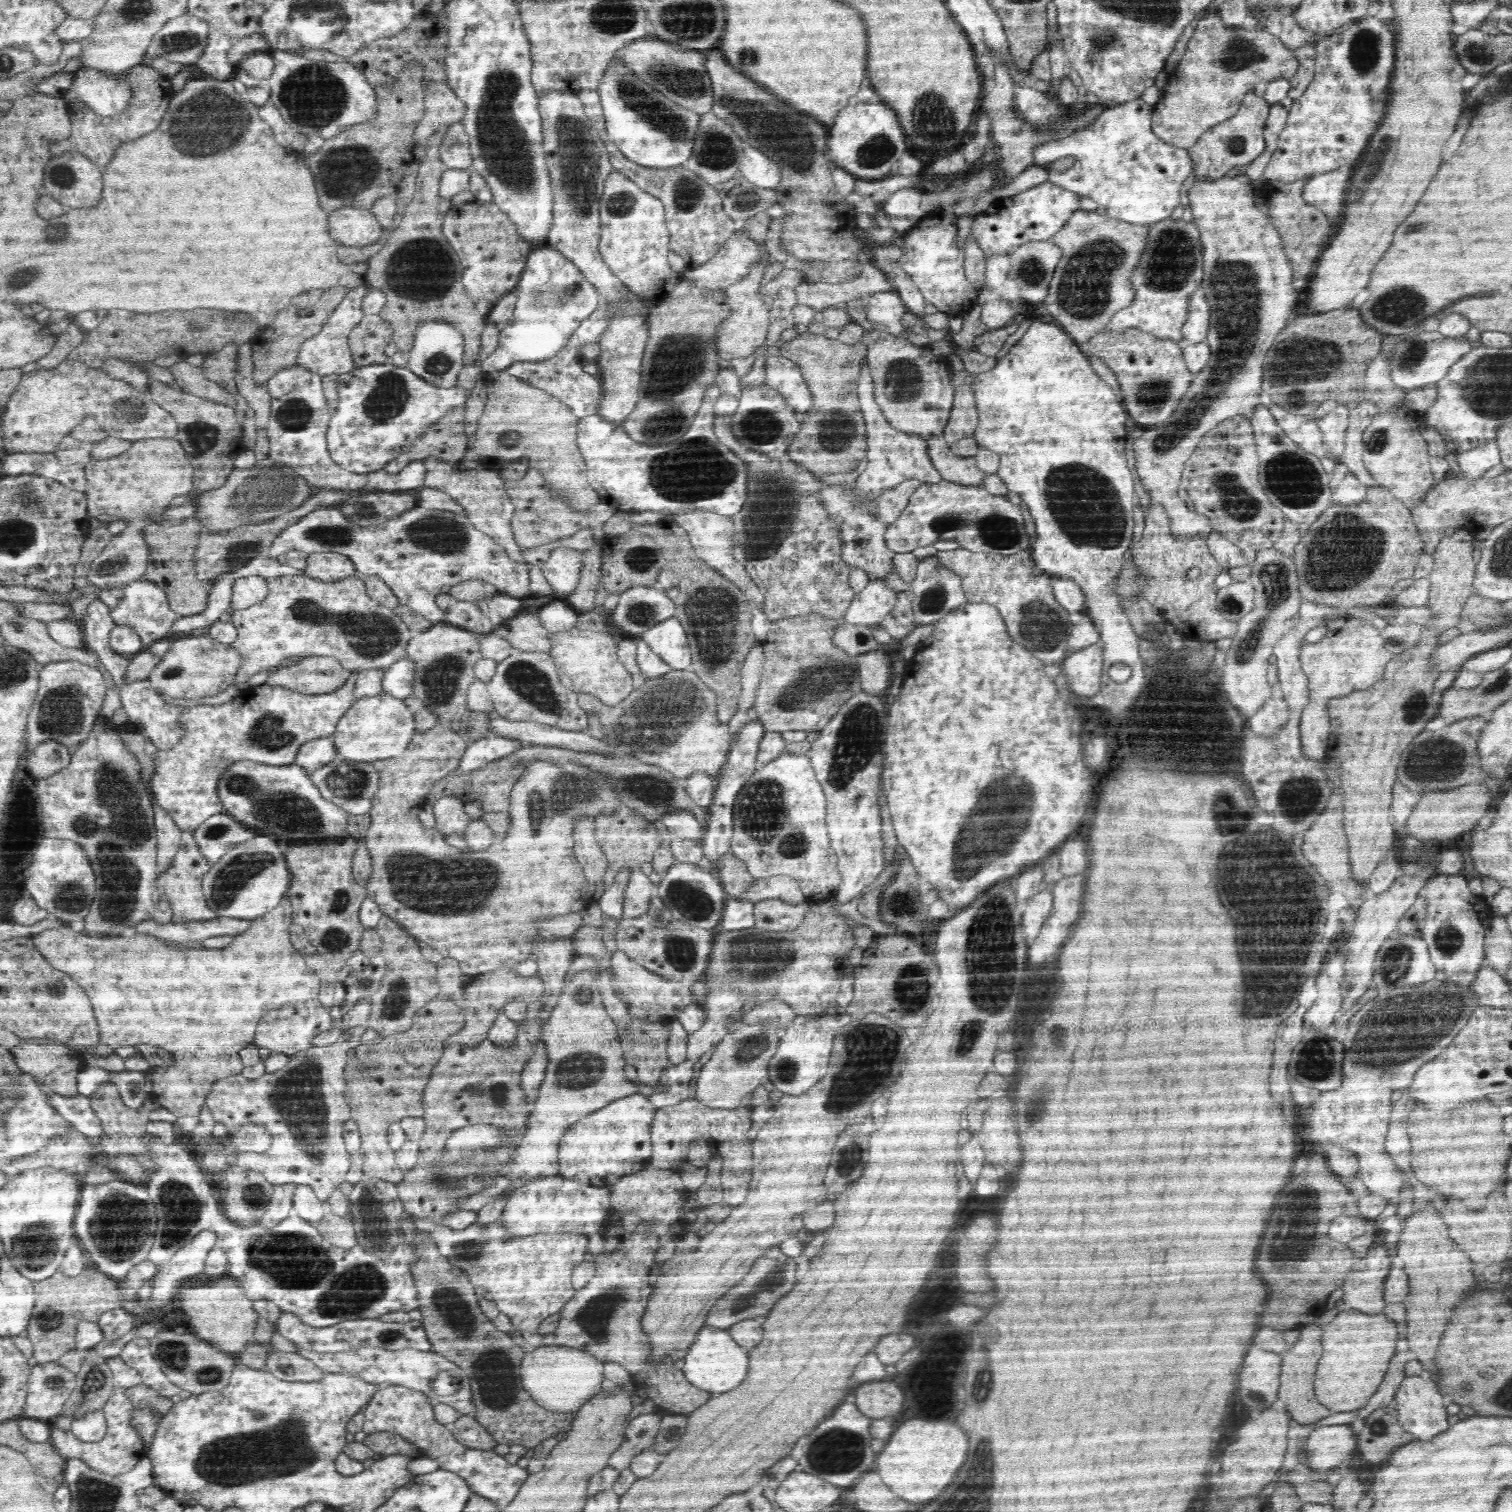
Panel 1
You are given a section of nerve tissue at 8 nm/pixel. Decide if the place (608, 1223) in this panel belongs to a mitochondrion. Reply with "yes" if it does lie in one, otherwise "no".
no

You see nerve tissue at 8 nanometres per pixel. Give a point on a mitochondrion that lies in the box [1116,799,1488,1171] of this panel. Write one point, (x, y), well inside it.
(1379, 1042)

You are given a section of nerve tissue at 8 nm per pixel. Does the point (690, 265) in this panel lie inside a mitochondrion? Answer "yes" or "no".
no

